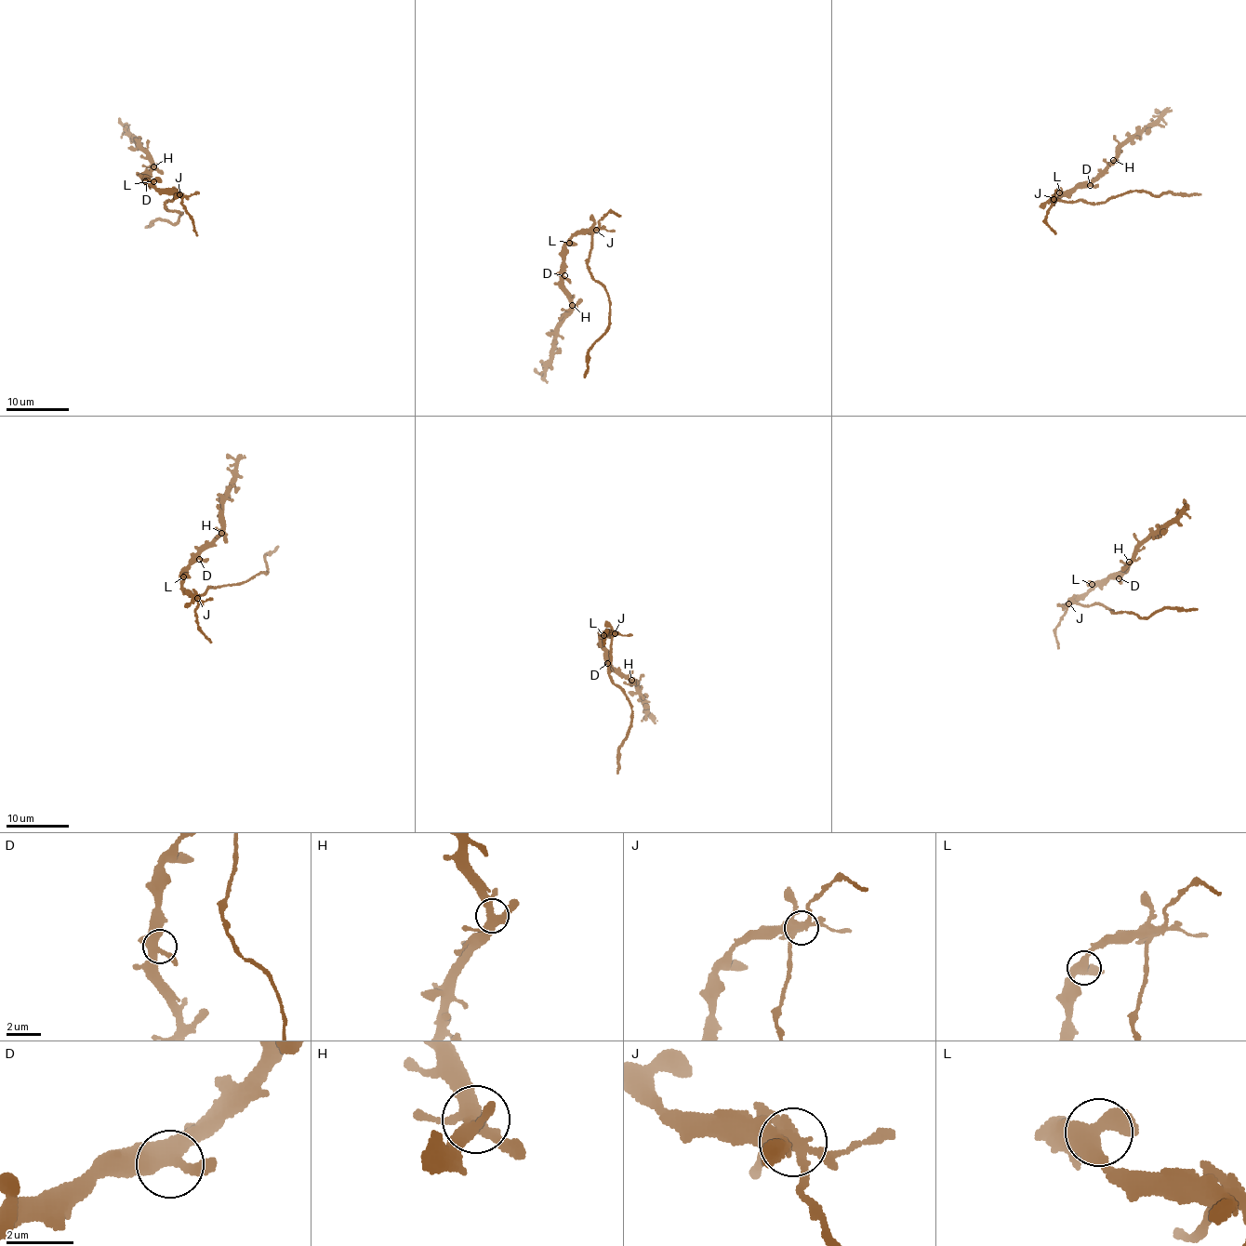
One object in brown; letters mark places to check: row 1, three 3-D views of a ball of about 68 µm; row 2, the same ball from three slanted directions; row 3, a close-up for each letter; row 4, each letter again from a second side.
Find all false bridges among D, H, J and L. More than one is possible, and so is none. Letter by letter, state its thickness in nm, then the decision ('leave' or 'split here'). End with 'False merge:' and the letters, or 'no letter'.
D: calibre 400 nm; leave
H: calibre 400 nm; leave
J: calibre 380 nm; split here
L: calibre 440 nm; leave
False merge: J

